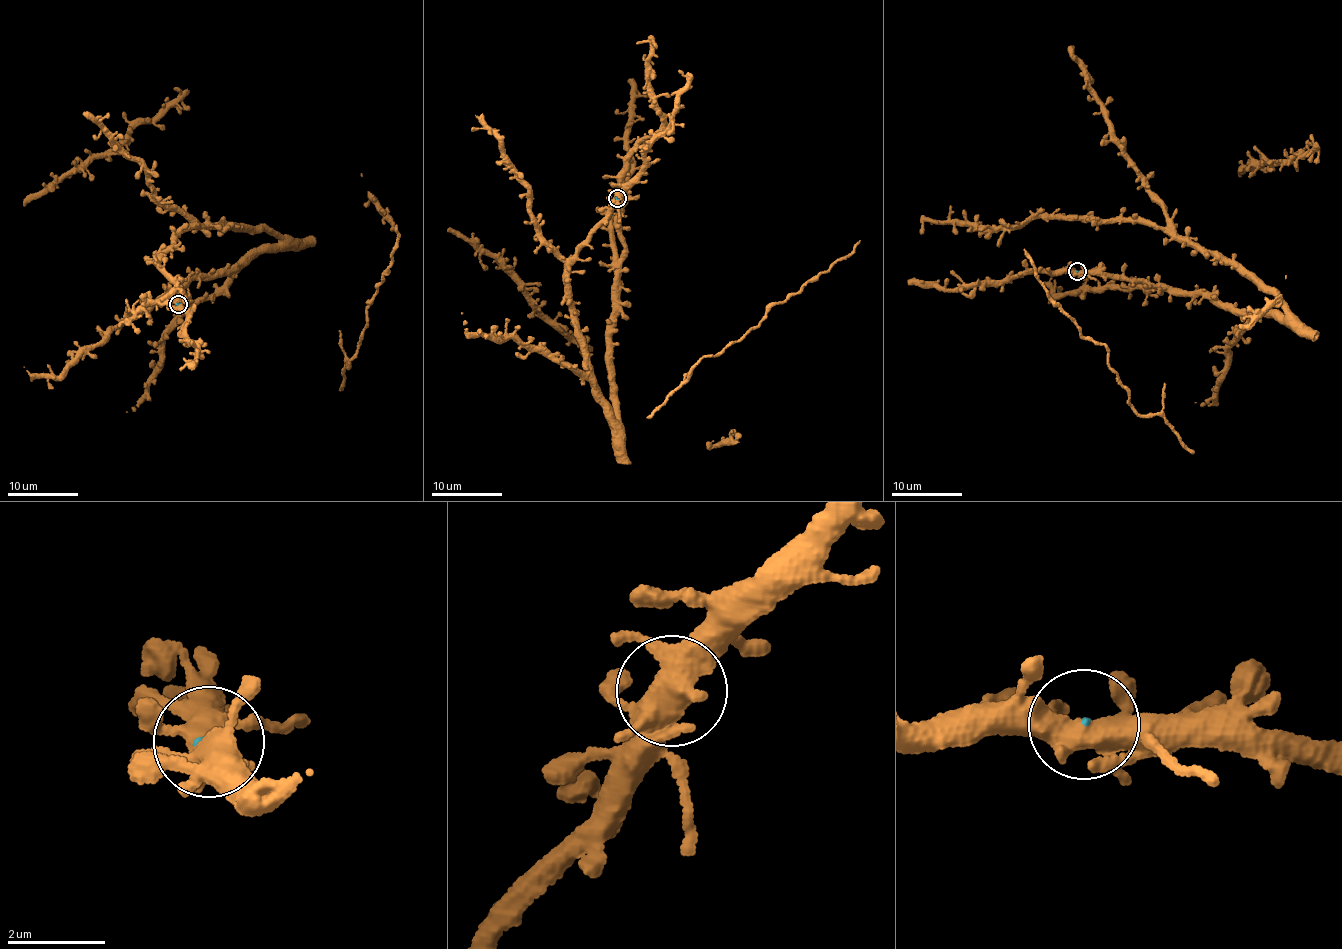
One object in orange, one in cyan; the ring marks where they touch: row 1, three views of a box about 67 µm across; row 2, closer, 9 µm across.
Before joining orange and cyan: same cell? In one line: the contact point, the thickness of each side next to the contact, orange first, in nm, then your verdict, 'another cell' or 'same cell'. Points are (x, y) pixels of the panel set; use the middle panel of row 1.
place (617, 198); calibres 480 and 70 nm; another cell

